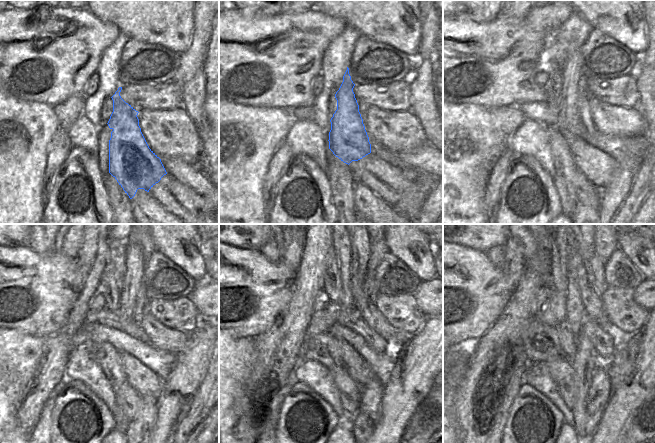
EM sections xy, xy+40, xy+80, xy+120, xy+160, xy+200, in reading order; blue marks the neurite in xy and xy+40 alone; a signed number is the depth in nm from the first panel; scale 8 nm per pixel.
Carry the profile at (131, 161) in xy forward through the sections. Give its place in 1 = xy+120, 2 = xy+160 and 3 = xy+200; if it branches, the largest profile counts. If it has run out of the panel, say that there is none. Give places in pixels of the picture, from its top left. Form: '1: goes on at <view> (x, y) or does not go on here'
1: goes on at xy+120 (127, 300)
2: goes on at xy+160 (360, 250)
3: goes on at xy+200 (585, 246)

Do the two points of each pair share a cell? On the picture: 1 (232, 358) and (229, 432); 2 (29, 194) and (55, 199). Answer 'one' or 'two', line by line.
1: one
2: two

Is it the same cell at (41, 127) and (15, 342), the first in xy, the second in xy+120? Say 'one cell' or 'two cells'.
one cell

